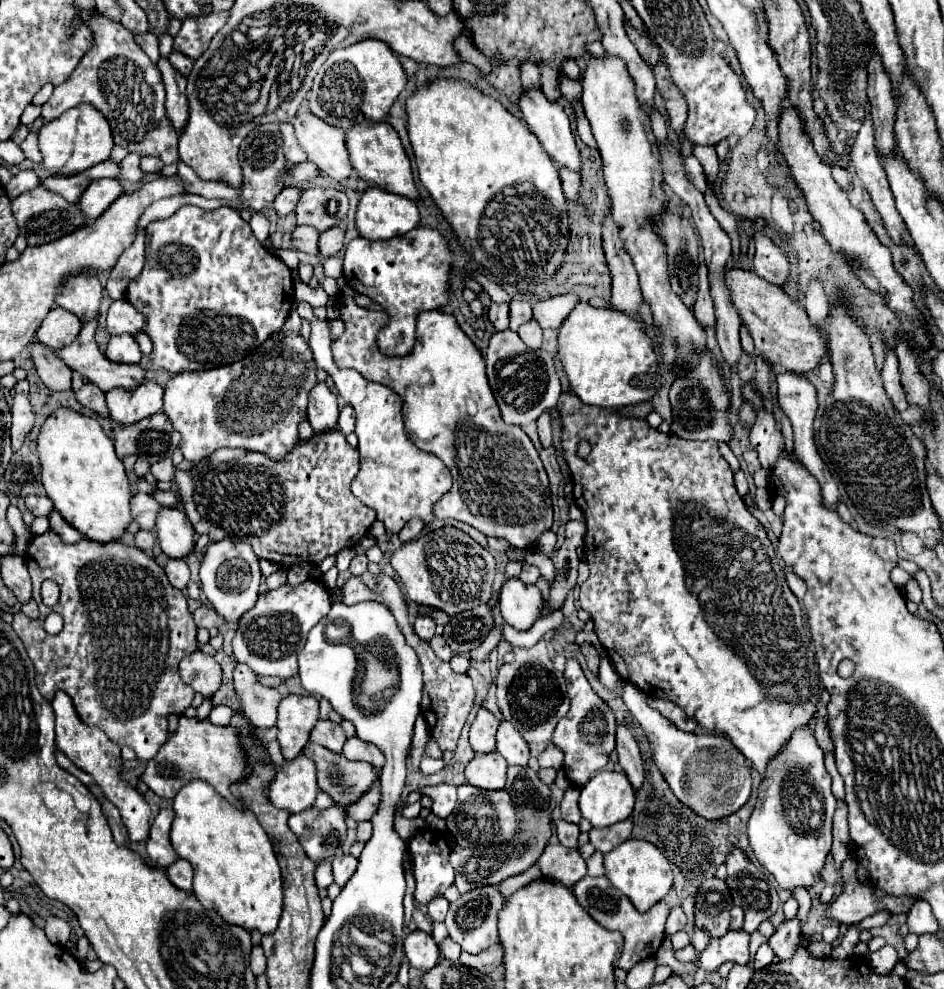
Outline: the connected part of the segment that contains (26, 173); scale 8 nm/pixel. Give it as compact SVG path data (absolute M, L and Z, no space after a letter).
M23 170L23 172L19 172L17 176L11 178L11 182L5 186L5 192L7 192L7 196L13 200L13 198L17 198L19 194L23 194L23 192L35 188L35 186L39 186L37 174L35 174L33 170Z

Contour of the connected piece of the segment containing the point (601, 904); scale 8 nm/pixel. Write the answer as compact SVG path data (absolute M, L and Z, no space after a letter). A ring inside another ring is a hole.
M585 876L573 886L573 892L575 892L575 898L579 900L579 904L591 914L593 920L597 920L603 928L619 930L623 934L625 946L623 946L621 956L617 960L619 968L631 970L637 962L655 956L655 952L659 950L659 946L665 938L665 920L667 920L669 910L671 910L669 904L665 904L661 900L643 914L629 902L629 898L625 894L621 894L617 888L613 888L613 884L605 876L599 876L599 878Z

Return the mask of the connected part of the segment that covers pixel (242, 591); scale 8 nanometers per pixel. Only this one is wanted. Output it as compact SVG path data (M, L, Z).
M221 540L213 542L207 548L207 554L201 562L201 588L209 600L209 604L221 614L225 620L239 620L249 608L253 608L257 600L257 588L261 578L259 558L253 554L249 542L233 542Z

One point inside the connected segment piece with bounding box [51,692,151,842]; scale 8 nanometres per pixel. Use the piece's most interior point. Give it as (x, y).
(88, 748)

